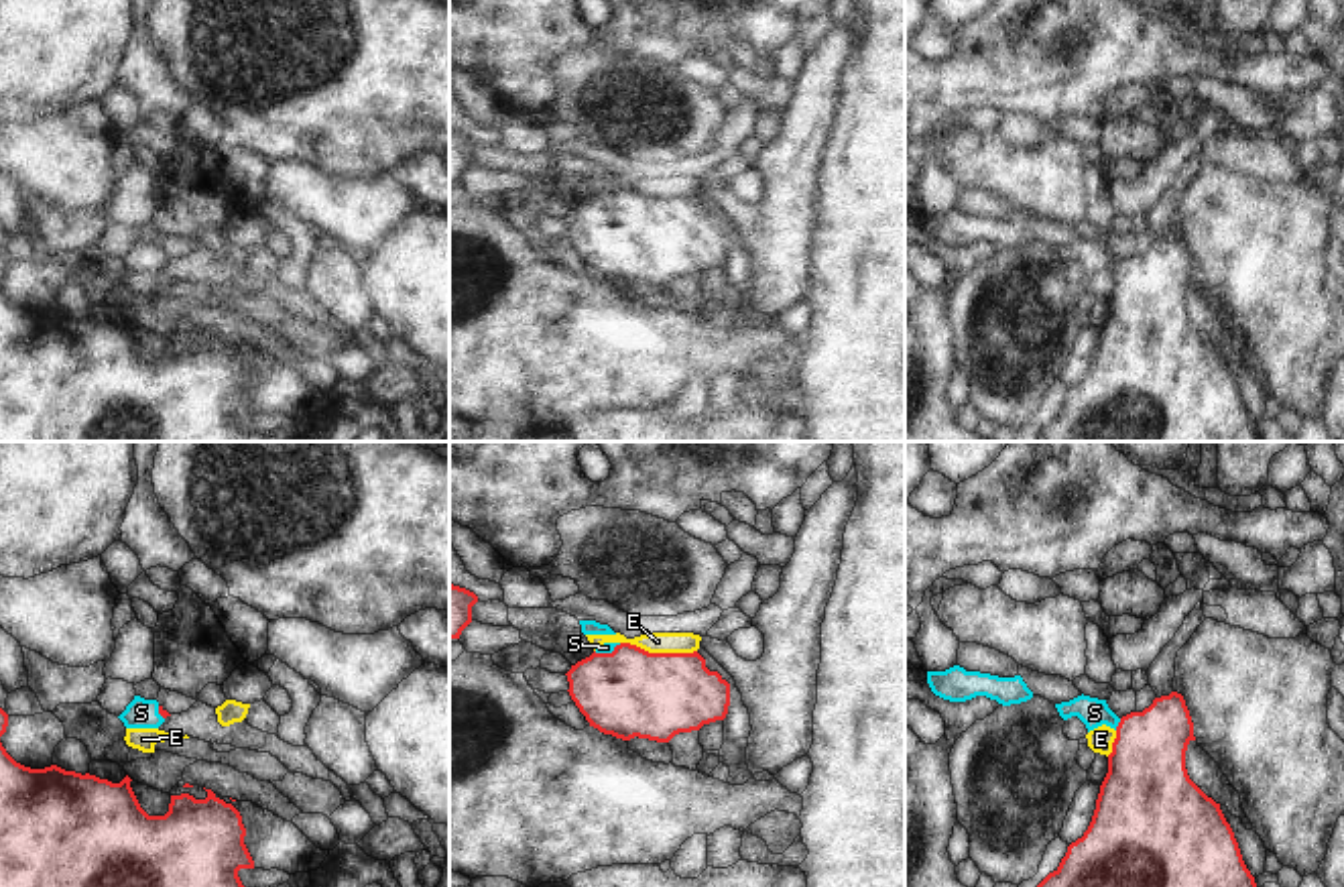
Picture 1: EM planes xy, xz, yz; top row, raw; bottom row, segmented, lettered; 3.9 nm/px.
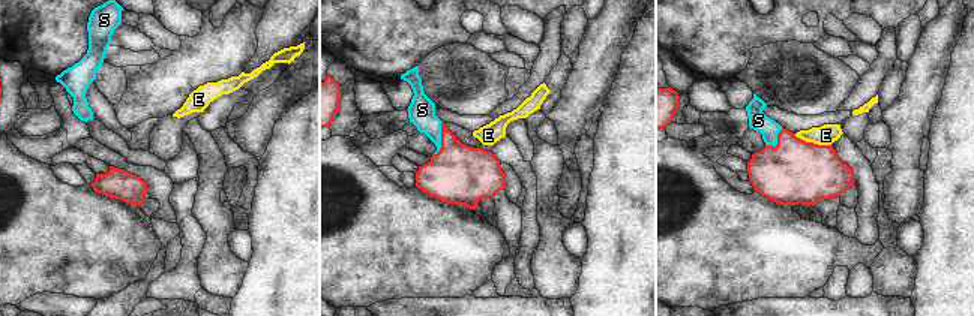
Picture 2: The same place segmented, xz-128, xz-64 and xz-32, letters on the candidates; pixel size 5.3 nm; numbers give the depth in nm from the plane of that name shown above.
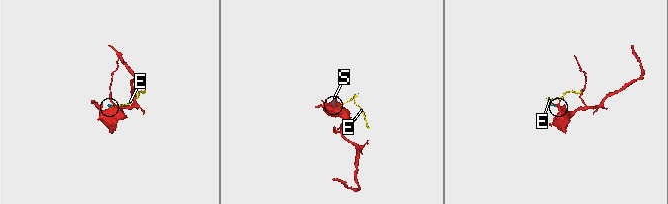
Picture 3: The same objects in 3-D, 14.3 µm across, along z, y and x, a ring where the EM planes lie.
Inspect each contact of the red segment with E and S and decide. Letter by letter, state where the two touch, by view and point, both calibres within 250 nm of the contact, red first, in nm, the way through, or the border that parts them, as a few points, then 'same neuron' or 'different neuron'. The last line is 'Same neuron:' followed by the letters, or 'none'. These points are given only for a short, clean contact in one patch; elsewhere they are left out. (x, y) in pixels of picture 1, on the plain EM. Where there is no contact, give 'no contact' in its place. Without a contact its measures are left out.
E: meets red in xz at (659, 198); 360 nm thick on the red side, 80 nm on the other; border along xz (621, 186), (649, 196), (696, 196); different neuron
S: meets red in yz at (1119, 269); 320 nm thick on the red side, 120 nm on the other; runs through yz (1147, 324), (1147, 298), (1119, 269), (1094, 257); same neuron
Same neuron: S

